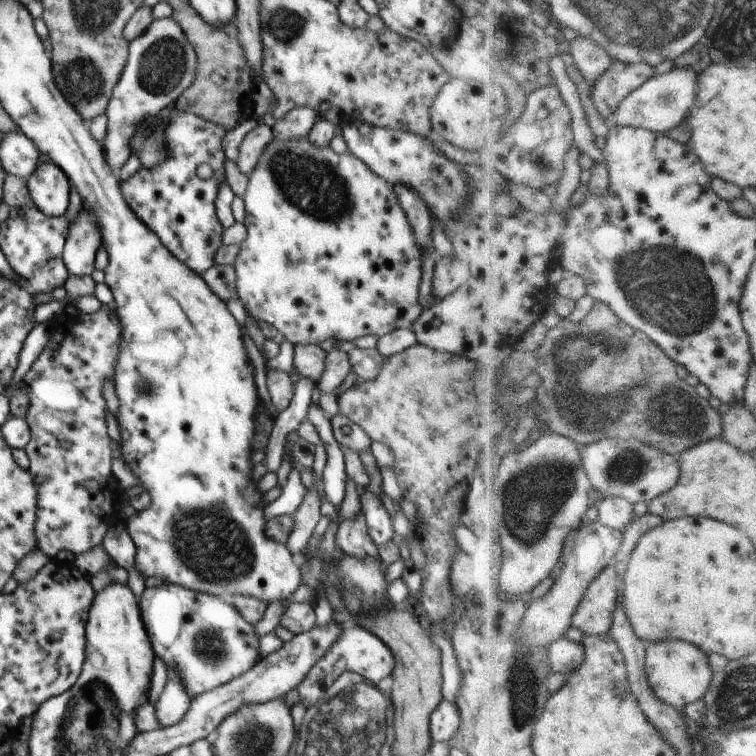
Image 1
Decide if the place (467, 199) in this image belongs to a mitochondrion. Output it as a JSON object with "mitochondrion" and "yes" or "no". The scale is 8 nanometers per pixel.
{"mitochondrion":"no"}

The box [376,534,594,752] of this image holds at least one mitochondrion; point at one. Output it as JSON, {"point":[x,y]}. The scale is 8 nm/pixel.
{"point":[524,675]}

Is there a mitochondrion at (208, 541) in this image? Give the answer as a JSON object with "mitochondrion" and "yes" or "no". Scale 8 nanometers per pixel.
{"mitochondrion":"yes"}

